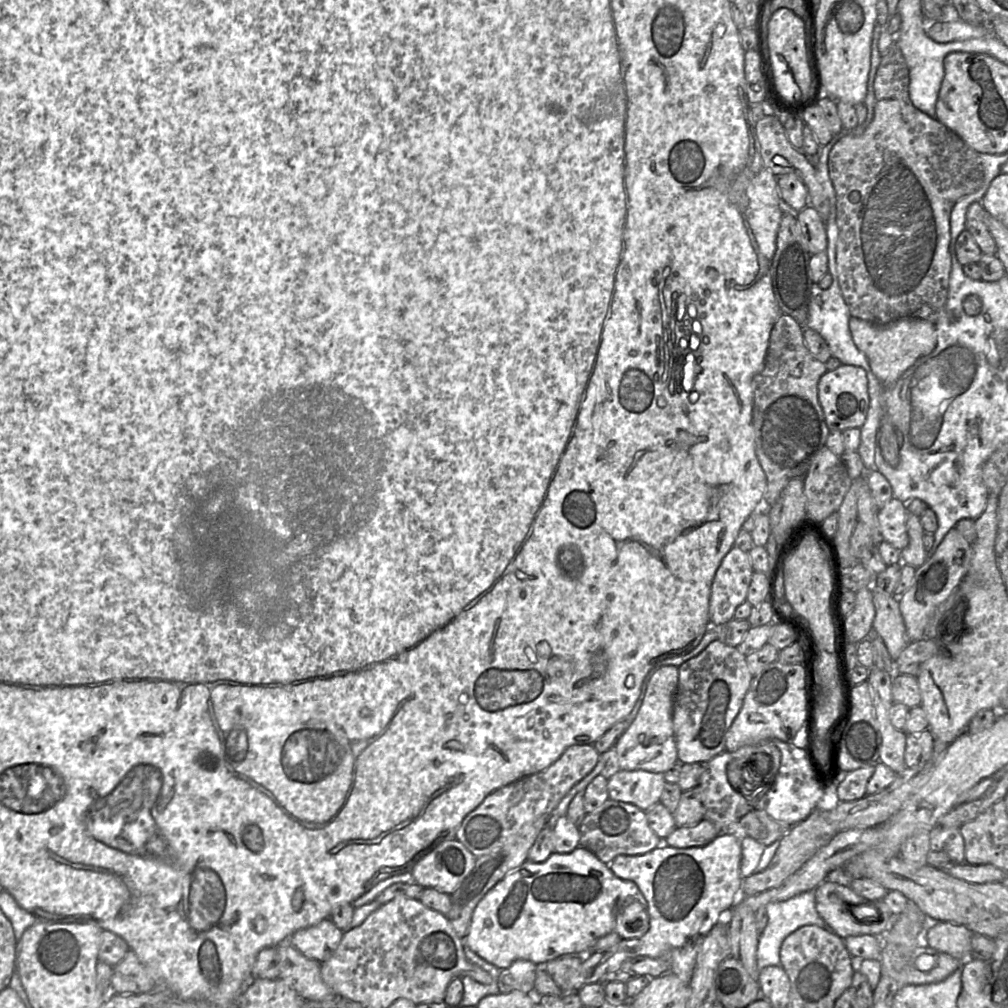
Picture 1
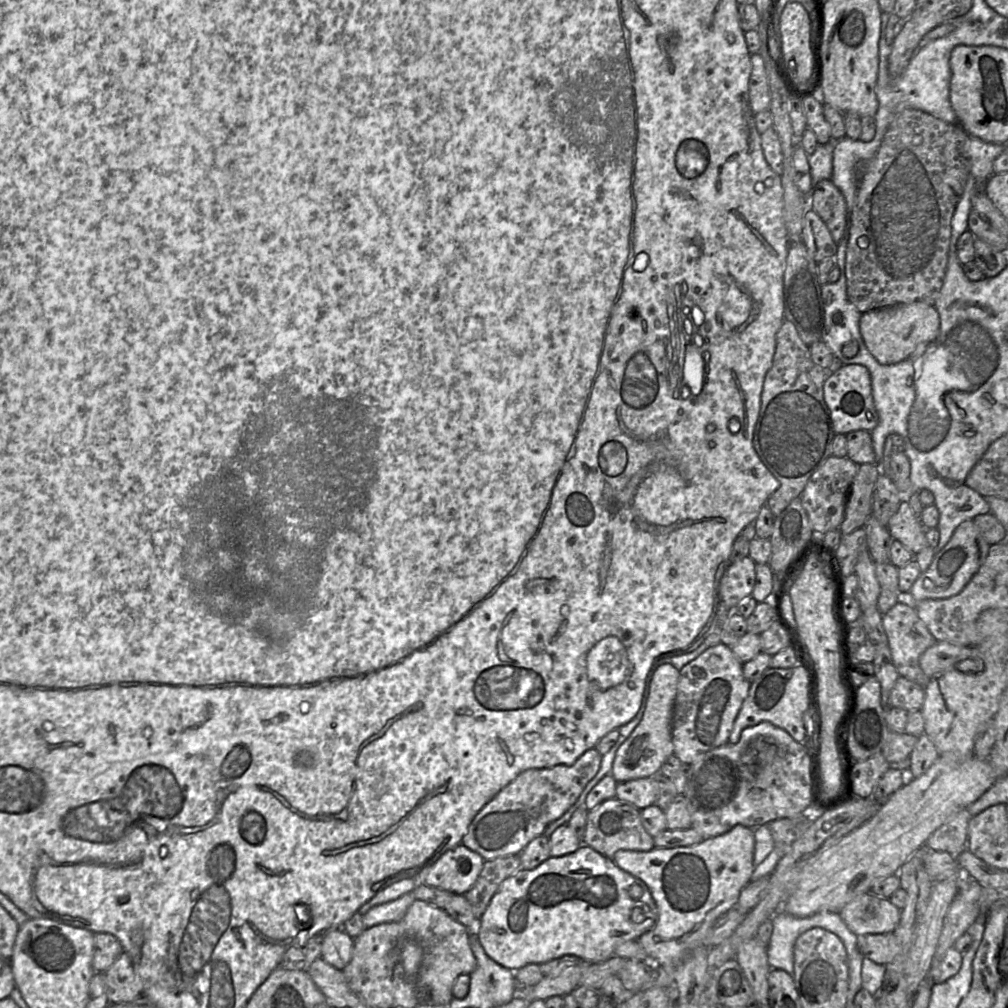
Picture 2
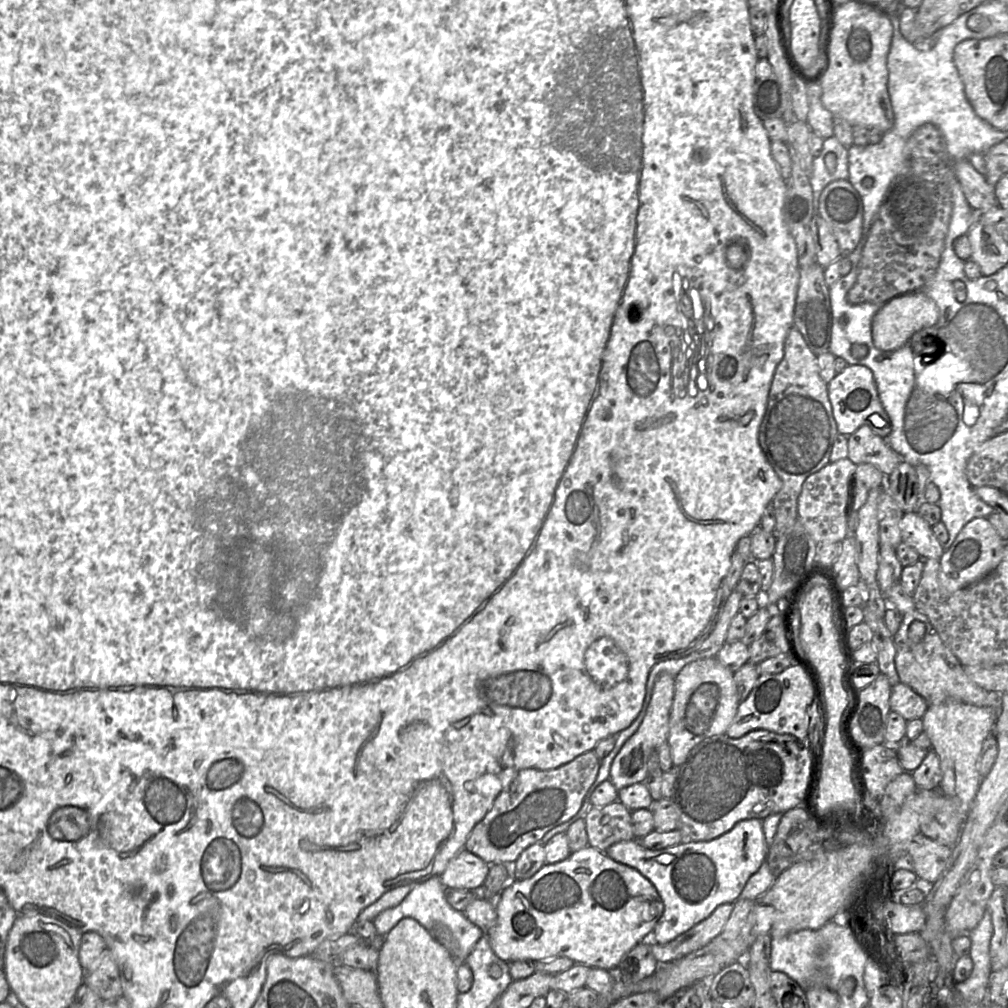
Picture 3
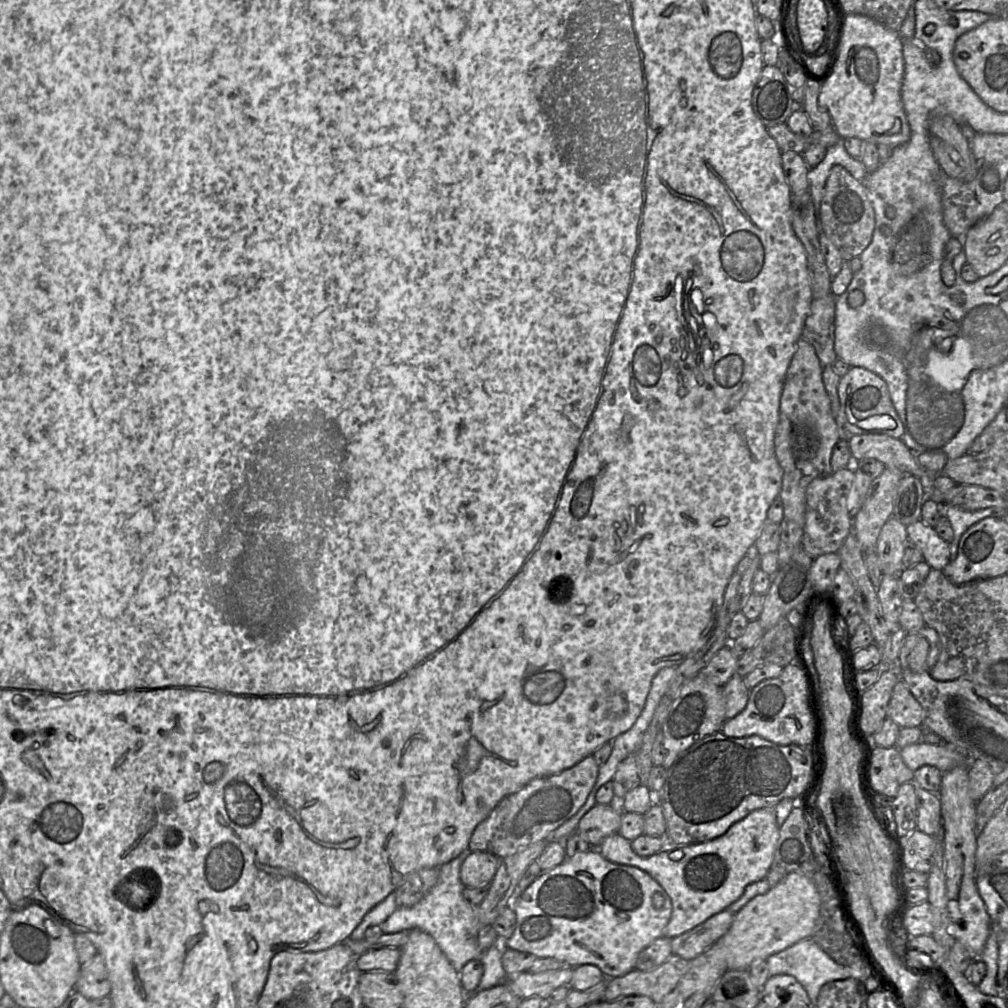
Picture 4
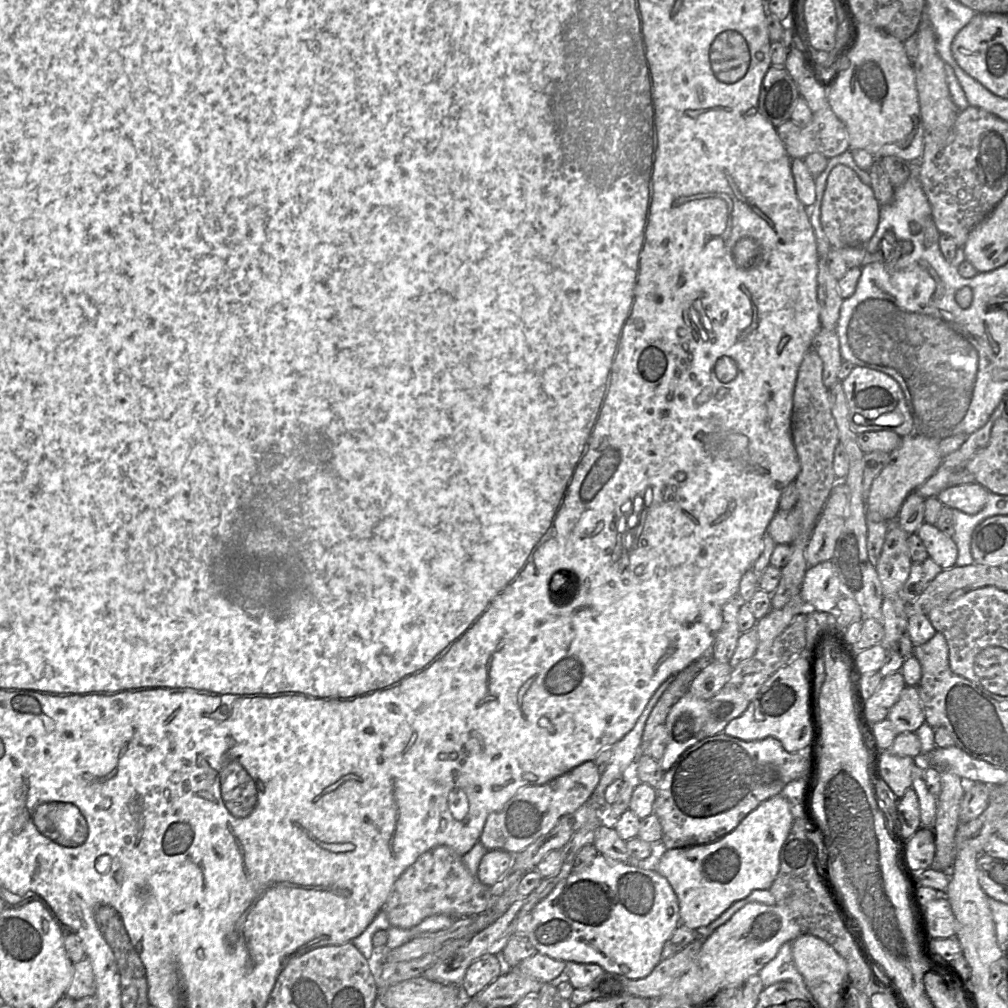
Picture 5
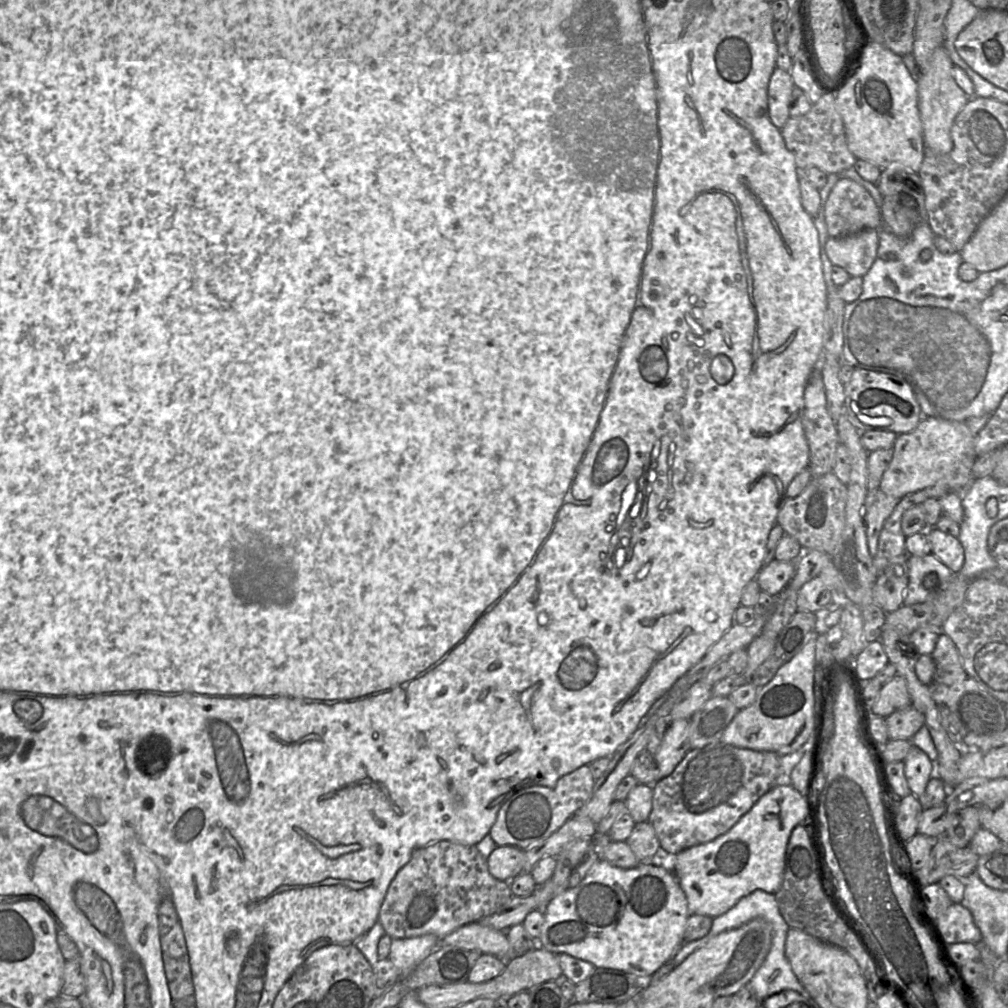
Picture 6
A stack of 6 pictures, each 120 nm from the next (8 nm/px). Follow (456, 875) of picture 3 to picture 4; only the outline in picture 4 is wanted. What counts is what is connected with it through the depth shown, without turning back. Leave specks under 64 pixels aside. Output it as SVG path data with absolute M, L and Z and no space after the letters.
M474 851L468 855L460 869L460 879L466 888L480 888L494 878L501 859L482 851Z

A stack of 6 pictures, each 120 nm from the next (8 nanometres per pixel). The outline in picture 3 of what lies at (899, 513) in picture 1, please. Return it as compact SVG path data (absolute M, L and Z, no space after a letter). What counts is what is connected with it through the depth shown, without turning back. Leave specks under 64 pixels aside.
M917 511L906 512L900 520L902 542L914 548L921 559L939 560L945 552L932 527Z

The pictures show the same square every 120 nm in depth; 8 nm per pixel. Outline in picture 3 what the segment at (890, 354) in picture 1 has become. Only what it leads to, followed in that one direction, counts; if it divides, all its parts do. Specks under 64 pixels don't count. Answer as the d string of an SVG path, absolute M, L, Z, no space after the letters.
M923 291L900 295L888 301L872 320L872 339L876 348L891 352L901 348L917 331L933 326L939 318L936 303Z

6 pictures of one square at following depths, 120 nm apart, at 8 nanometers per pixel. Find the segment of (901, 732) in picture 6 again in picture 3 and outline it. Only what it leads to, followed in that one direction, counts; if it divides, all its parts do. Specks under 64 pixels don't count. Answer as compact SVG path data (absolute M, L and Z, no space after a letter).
M899 682L892 687L890 709L907 721L922 719L928 706L927 701L908 685Z

